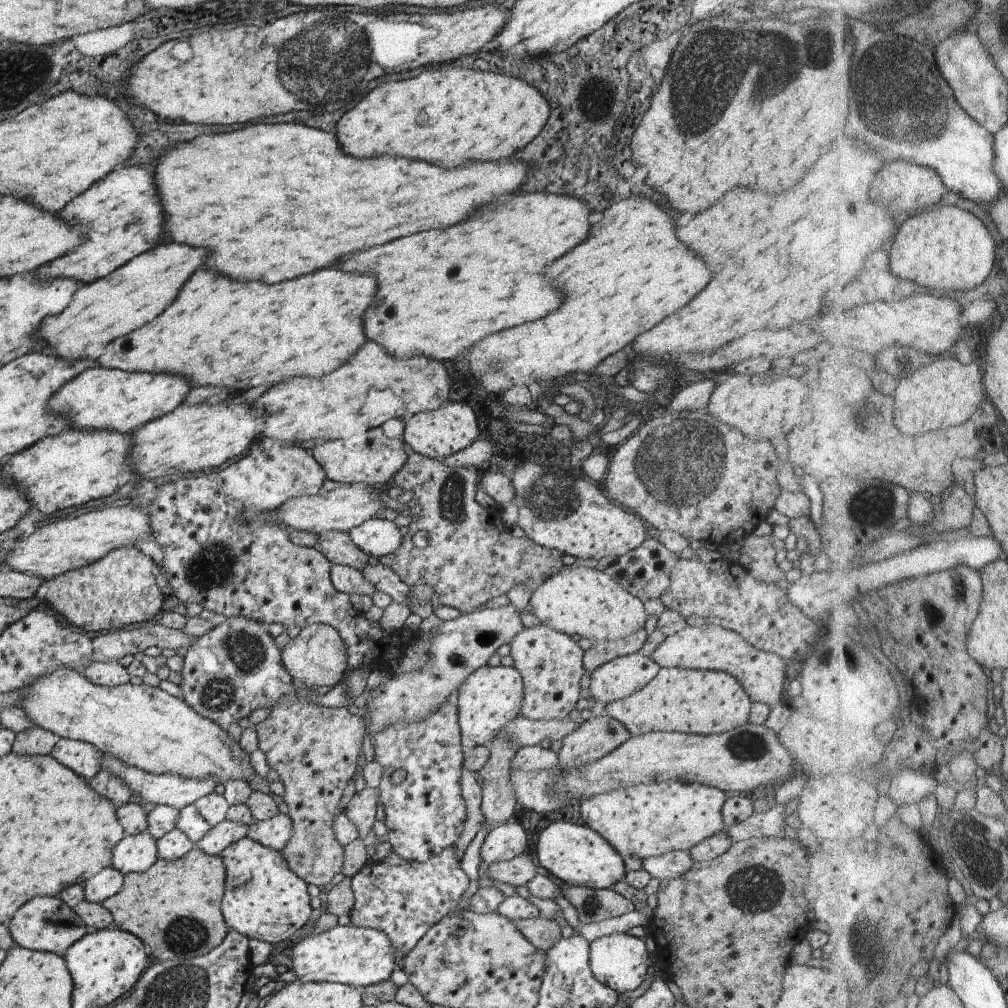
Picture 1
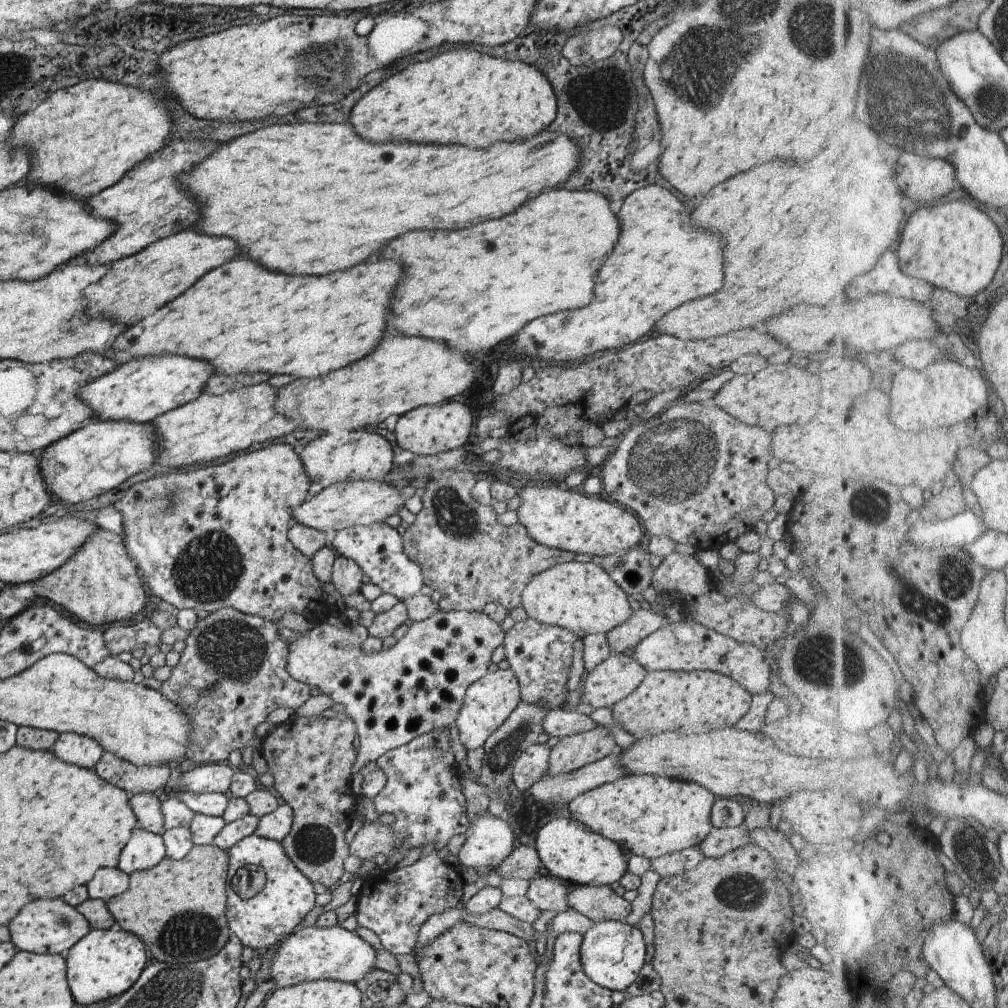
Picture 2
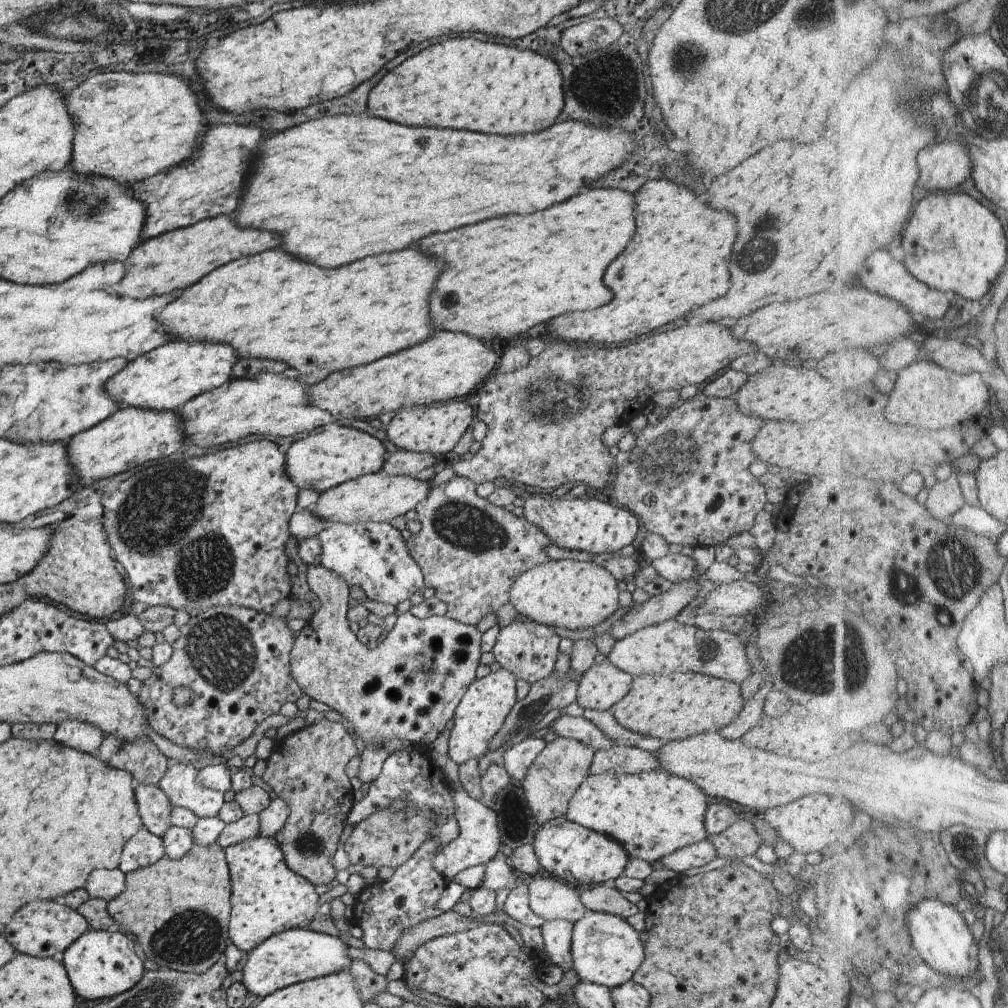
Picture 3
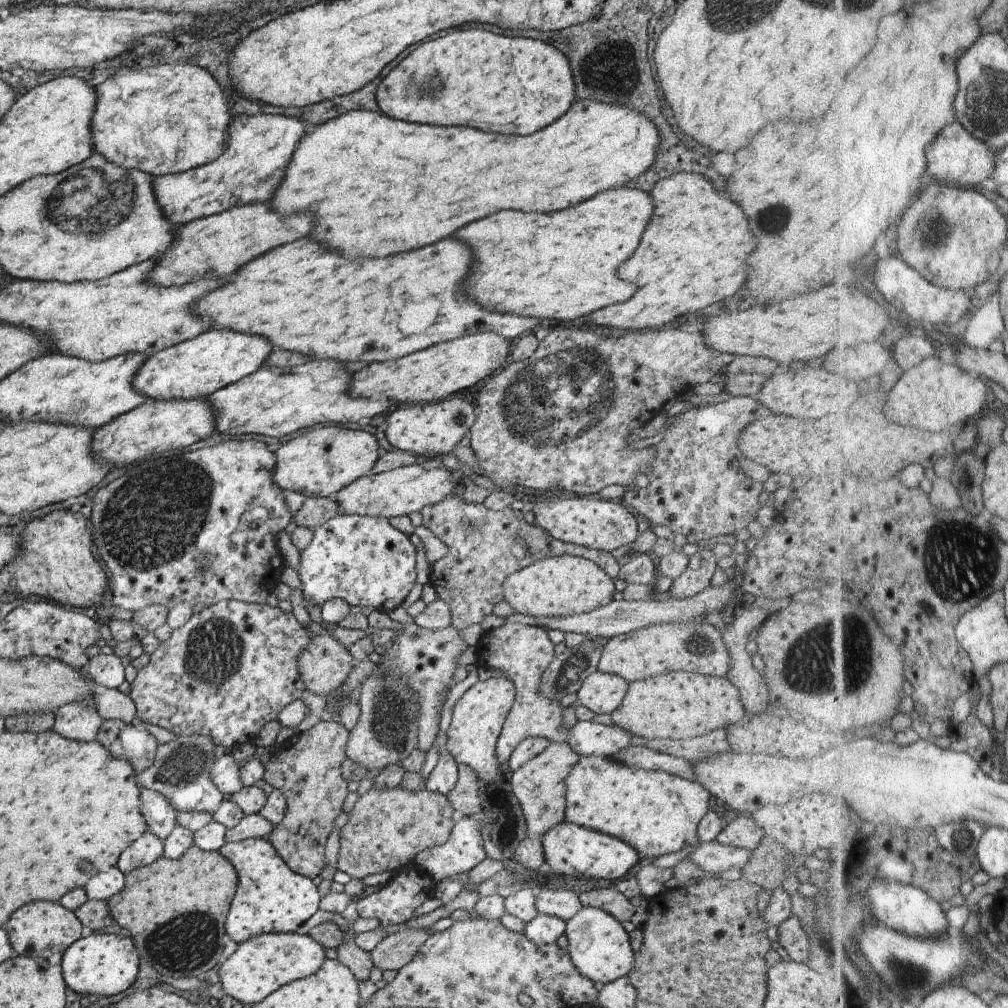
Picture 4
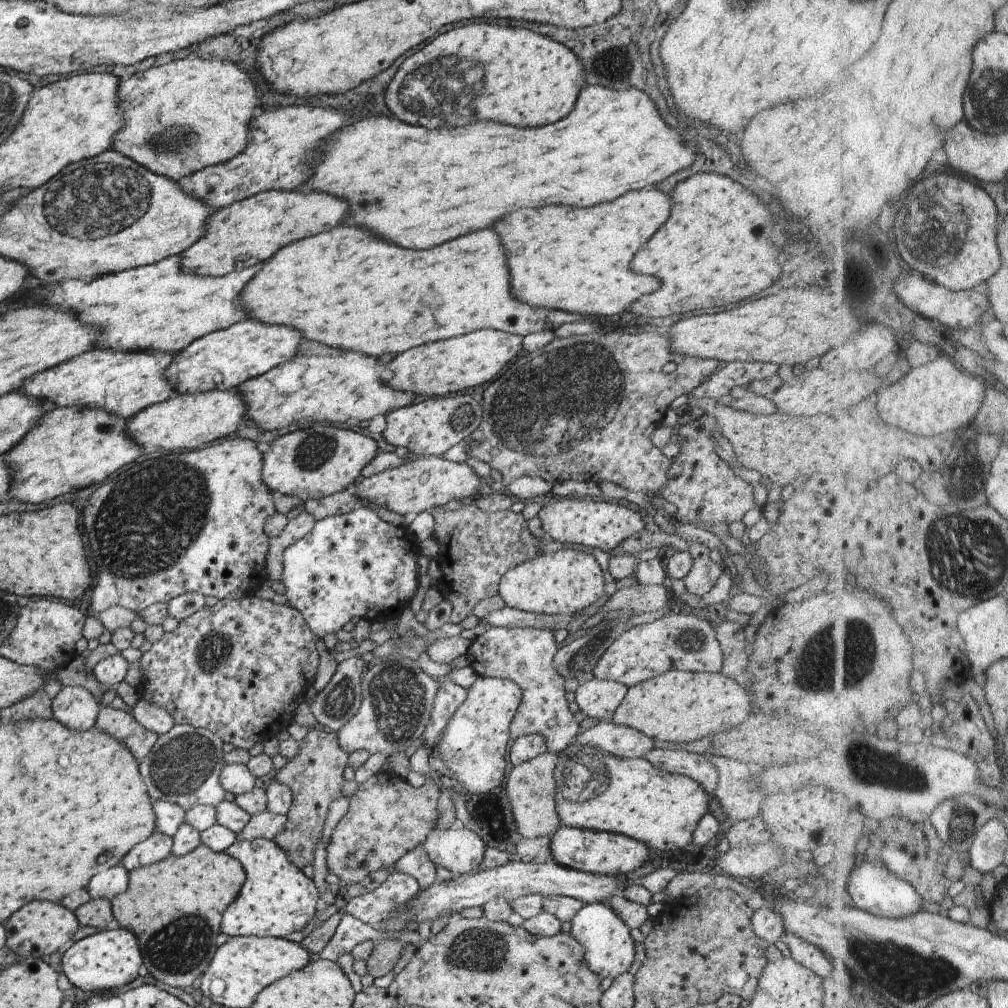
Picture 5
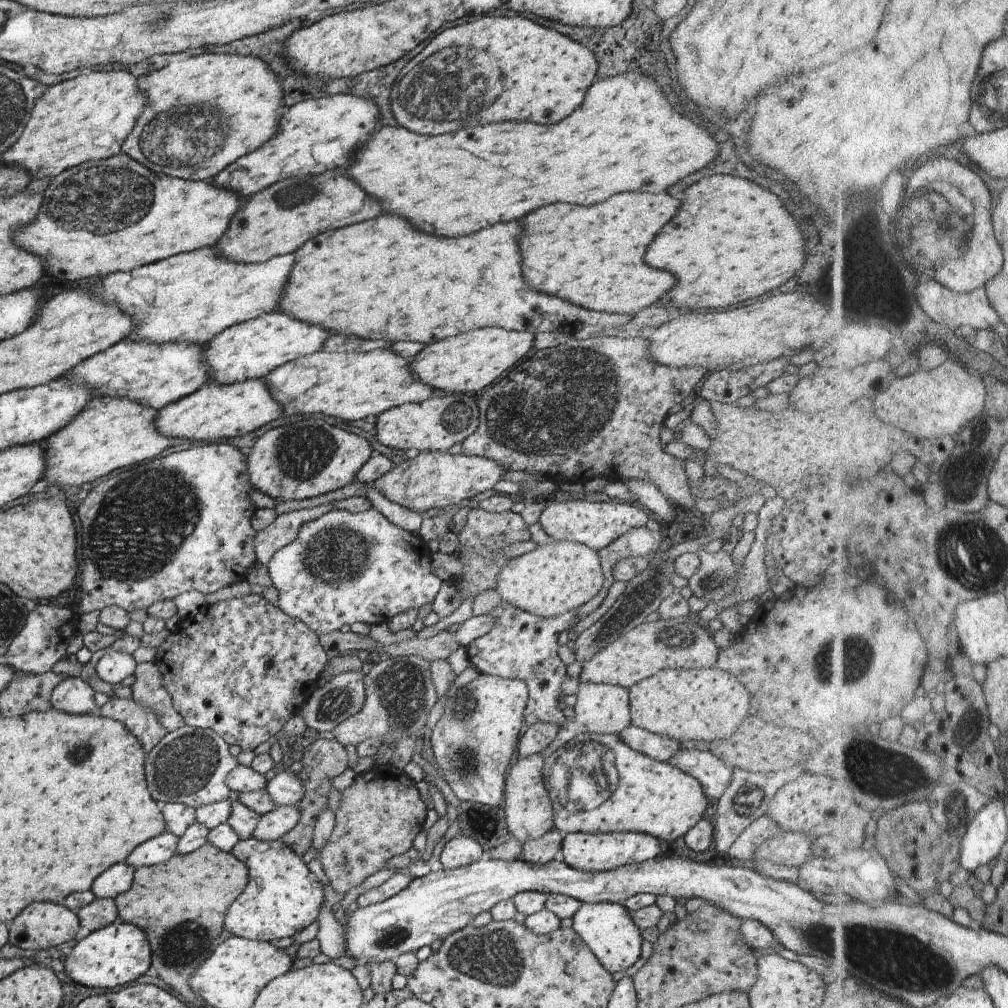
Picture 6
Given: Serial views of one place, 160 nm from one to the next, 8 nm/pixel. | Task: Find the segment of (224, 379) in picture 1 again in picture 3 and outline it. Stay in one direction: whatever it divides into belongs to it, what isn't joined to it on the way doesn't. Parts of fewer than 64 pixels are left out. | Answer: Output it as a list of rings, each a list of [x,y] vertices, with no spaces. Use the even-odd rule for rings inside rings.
[[[403,248],[401,252],[393,252],[393,254],[379,254],[379,256],[363,258],[359,262],[353,262],[349,266],[341,266],[341,268],[335,268],[335,270],[325,270],[325,268],[317,268],[317,266],[311,266],[311,264],[303,264],[303,262],[287,256],[281,250],[264,250],[261,254],[257,253],[249,256],[249,258],[239,257],[234,261],[229,261],[214,268],[191,286],[181,289],[172,301],[169,301],[158,313],[154,314],[154,319],[163,326],[166,336],[173,340],[203,341],[229,345],[234,349],[239,359],[281,361],[301,374],[313,372],[313,362],[315,362],[315,370],[325,370],[325,372],[340,371],[373,362],[373,360],[377,360],[381,356],[387,356],[387,354],[395,354],[400,350],[413,346],[413,344],[417,344],[417,342],[421,342],[425,336],[429,336],[433,332],[431,324],[429,324],[427,290],[431,290],[431,286],[433,286],[433,282],[435,282],[441,268],[443,268],[441,262],[429,258],[427,254],[411,250],[411,248]]]

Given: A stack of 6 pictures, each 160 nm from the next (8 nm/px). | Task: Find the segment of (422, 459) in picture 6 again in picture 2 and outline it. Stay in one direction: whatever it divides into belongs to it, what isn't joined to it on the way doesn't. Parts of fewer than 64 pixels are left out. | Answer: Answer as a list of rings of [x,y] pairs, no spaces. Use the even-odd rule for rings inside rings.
[[[382,480],[343,481],[326,486],[313,498],[306,498],[298,507],[294,508],[292,517],[295,518],[297,524],[324,532],[329,536],[335,531],[351,525],[371,525],[382,522],[387,516],[395,514],[403,507],[405,499],[407,498],[400,496],[400,491]]]

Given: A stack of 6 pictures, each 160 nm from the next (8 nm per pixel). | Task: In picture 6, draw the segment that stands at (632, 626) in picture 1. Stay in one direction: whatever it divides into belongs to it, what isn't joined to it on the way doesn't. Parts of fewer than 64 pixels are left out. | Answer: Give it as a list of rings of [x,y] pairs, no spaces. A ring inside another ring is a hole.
[[[554,540],[508,559],[495,576],[494,591],[510,606],[546,618],[577,609],[592,600],[601,590],[603,582],[600,561],[595,551],[577,542]]]

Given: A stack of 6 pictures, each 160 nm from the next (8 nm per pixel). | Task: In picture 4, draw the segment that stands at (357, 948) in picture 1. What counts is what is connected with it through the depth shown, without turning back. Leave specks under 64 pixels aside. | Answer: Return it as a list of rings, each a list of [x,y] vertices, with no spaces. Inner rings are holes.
[[[263,933],[249,937],[247,940],[239,943],[233,954],[226,960],[223,960],[216,968],[219,982],[221,982],[225,995],[235,1001],[237,1000],[237,1002],[241,1002],[241,1004],[255,1004],[280,986],[300,978],[305,978],[307,975],[312,975],[316,970],[319,970],[325,959],[325,950],[309,935]]]

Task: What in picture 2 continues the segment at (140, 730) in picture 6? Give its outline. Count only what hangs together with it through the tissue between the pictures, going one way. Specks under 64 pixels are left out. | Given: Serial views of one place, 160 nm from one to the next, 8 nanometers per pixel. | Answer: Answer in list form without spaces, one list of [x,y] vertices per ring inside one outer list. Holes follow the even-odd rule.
[[[103,751],[95,763],[93,772],[105,782],[133,796],[141,793],[164,793],[174,770],[165,765],[135,766]]]

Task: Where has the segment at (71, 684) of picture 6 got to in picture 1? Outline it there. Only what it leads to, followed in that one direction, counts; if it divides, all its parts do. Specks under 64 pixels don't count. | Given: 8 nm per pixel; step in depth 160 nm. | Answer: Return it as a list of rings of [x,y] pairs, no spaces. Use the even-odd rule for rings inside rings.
[[[58,737],[49,751],[51,758],[78,774],[85,782],[89,782],[100,770],[101,755],[92,744],[65,737]]]

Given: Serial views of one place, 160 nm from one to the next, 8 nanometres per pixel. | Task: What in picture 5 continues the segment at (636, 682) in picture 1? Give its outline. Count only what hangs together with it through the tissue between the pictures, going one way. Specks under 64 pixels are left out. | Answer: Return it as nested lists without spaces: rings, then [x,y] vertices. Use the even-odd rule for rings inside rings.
[[[593,676],[574,691],[574,702],[589,718],[611,720],[613,711],[623,700],[626,690],[627,687],[622,683]]]

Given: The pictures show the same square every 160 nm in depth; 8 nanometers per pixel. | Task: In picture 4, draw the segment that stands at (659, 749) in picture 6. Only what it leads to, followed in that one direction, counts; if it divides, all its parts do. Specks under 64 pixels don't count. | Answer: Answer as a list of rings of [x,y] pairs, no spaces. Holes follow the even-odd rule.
[[[577,721],[566,733],[566,743],[580,757],[612,757],[630,745],[629,734],[618,726]]]

